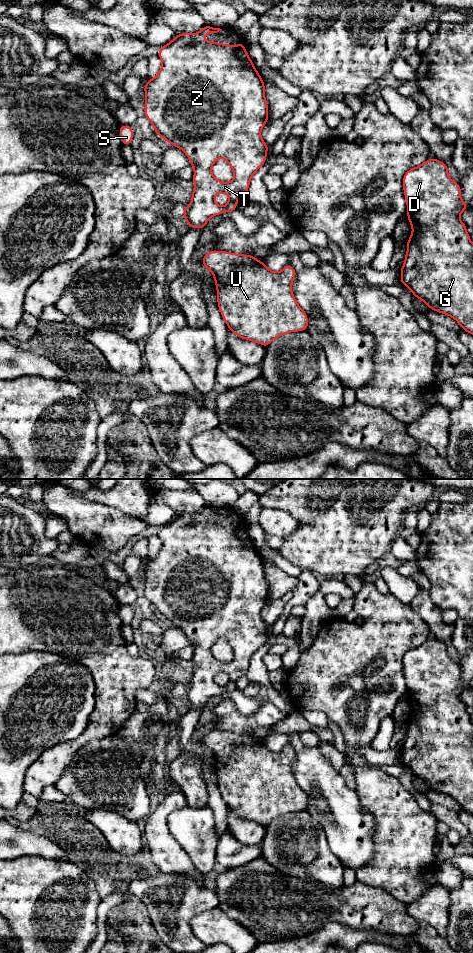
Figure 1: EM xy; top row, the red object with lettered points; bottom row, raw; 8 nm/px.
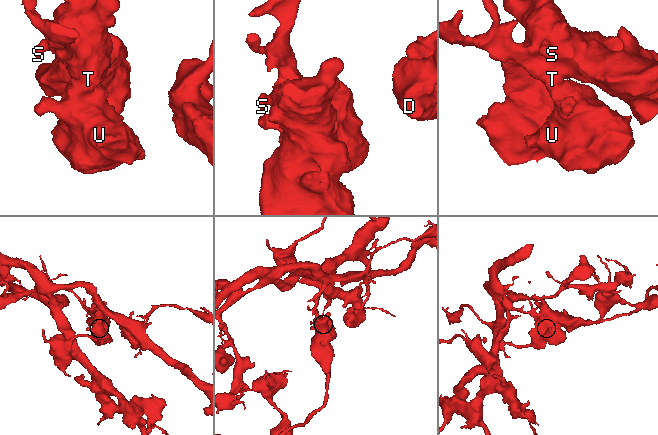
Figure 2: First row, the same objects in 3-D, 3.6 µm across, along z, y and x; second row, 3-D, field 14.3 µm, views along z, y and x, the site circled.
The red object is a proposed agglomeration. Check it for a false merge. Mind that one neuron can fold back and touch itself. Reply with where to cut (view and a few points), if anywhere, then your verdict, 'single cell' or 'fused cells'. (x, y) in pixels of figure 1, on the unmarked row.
no cut; single cell

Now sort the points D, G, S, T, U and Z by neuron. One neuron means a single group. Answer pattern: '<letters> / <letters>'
D G S T U Z

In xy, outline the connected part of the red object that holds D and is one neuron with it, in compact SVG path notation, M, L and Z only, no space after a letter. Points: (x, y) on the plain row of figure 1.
M431 638L404 654L403 670L412 713L406 722L407 732L400 750L400 762L430 789L452 797L463 810L473 815L473 723L467 706L460 700L460 694L468 690L461 679L461 667L450 658L448 645Z

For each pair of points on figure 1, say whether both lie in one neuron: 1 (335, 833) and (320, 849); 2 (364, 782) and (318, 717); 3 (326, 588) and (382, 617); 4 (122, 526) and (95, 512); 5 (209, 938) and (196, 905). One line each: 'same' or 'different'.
1: different
2: different
3: different
4: same
5: different

